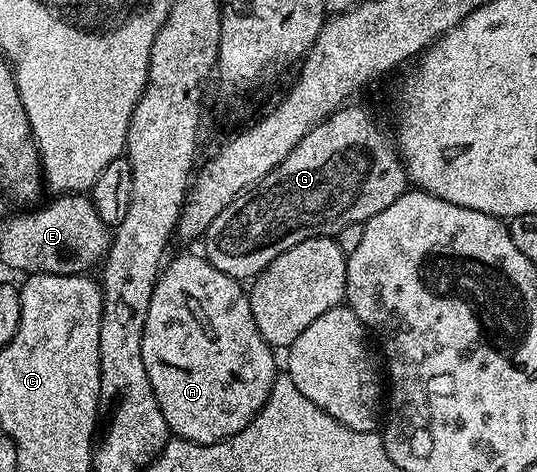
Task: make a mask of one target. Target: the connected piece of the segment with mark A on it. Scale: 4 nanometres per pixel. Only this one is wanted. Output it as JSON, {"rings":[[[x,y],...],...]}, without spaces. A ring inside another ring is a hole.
{"rings":[[[186,252],[169,264],[170,261],[159,271],[158,281],[154,283],[152,290],[152,302],[148,306],[148,322],[144,322],[144,338],[142,339],[144,370],[148,370],[148,382],[152,382],[156,402],[164,414],[164,422],[168,422],[171,433],[175,437],[190,440],[194,444],[215,444],[244,430],[244,426],[248,426],[248,422],[252,422],[252,418],[256,418],[256,414],[266,405],[266,399],[272,390],[276,375],[276,369],[274,369],[276,352],[268,342],[264,342],[260,330],[256,330],[256,318],[252,318],[252,306],[247,289],[239,281],[216,270],[216,266],[212,266],[212,262],[202,254],[193,256],[192,253]]]}

